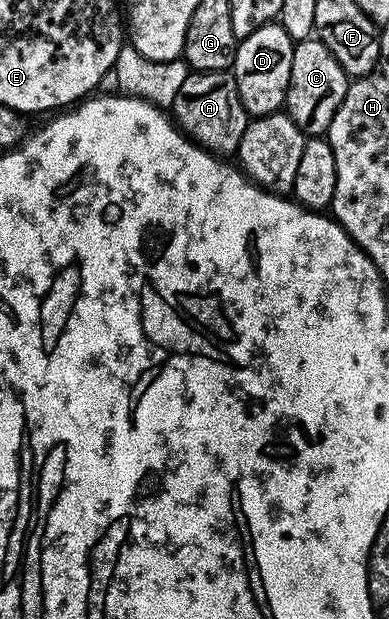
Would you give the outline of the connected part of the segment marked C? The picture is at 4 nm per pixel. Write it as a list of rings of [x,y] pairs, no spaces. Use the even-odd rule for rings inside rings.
[[[298,40],[293,45],[291,82],[285,95],[284,111],[288,112],[306,137],[325,136],[347,94],[351,77],[343,70],[335,54],[321,40]]]

